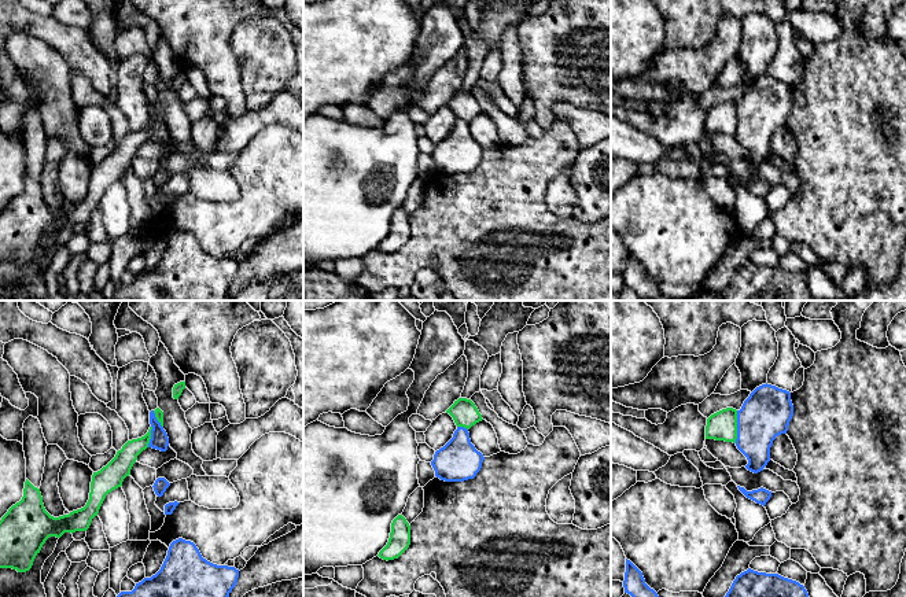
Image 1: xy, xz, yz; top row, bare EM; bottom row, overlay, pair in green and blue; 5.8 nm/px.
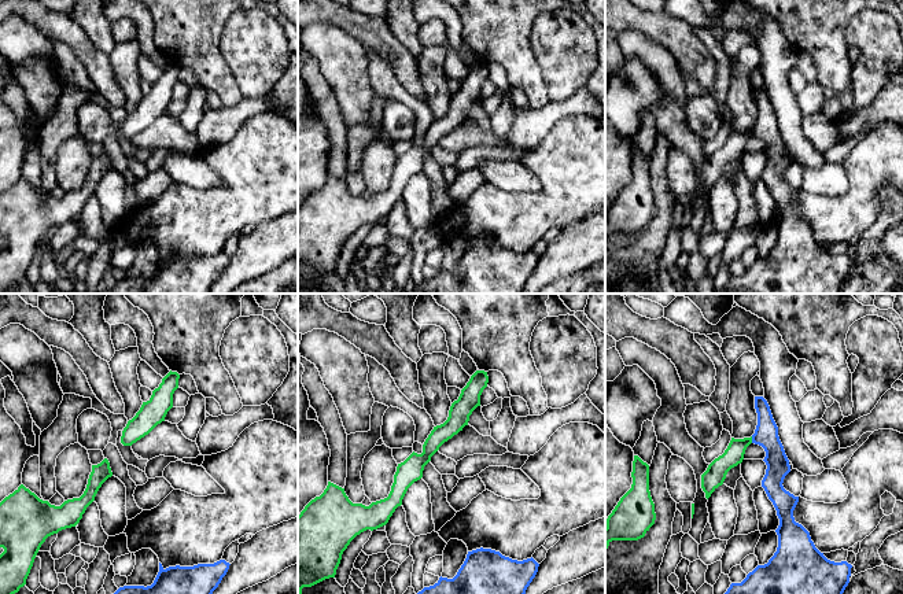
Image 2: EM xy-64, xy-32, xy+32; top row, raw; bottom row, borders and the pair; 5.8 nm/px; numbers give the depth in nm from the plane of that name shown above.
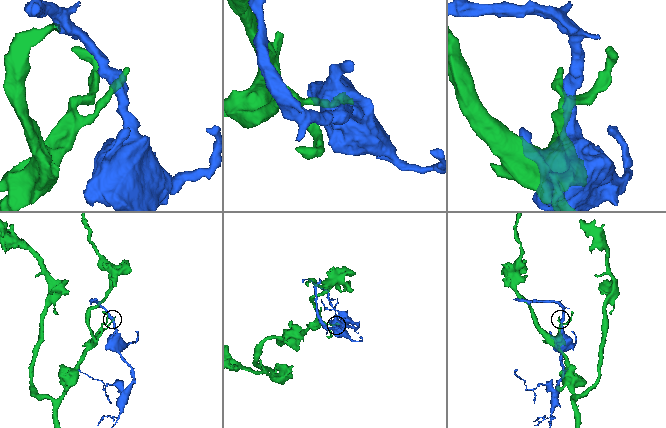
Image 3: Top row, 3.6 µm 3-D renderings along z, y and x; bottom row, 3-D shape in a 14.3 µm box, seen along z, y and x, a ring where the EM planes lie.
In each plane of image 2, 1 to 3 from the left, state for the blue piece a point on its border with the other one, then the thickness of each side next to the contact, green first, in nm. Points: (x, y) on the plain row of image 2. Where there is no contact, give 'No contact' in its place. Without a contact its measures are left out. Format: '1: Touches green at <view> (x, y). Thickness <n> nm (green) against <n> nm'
1: No contact
2: No contact
3: Touches green at xy+32 (751, 132). Thickness 120 nm (green) against 140 nm

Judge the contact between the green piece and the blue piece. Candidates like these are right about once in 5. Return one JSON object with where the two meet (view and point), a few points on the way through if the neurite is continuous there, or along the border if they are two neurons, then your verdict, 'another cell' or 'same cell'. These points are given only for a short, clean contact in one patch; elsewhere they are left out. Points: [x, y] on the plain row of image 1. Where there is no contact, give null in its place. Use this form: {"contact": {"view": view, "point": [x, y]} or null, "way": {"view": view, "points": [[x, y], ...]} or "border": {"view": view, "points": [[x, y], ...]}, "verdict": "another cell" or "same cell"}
{"contact": {"view": "yz", "point": [736, 120]}, "border": {"view": "yz", "points": [[737, 103], [737, 131], [735, 135]]}, "verdict": "another cell"}

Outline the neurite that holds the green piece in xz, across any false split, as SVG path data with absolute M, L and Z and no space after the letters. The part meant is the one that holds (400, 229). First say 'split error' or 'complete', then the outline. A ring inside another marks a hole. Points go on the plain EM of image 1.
complete | M402 207L391 215L391 225L387 237L379 244L383 253L398 251L410 237L410 218Z

